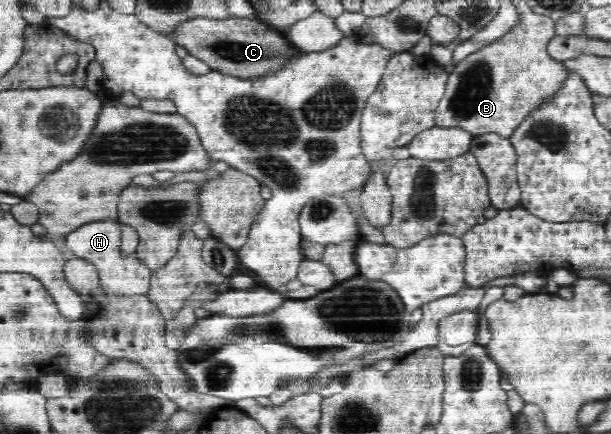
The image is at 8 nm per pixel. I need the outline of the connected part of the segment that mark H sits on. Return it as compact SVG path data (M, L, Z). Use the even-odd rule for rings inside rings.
M90 221L79 226L65 237L63 248L70 250L76 258L89 262L100 271L102 287L110 293L146 293L149 289L151 270L148 263L138 257L136 250L126 253L122 249L121 228L116 221Z

